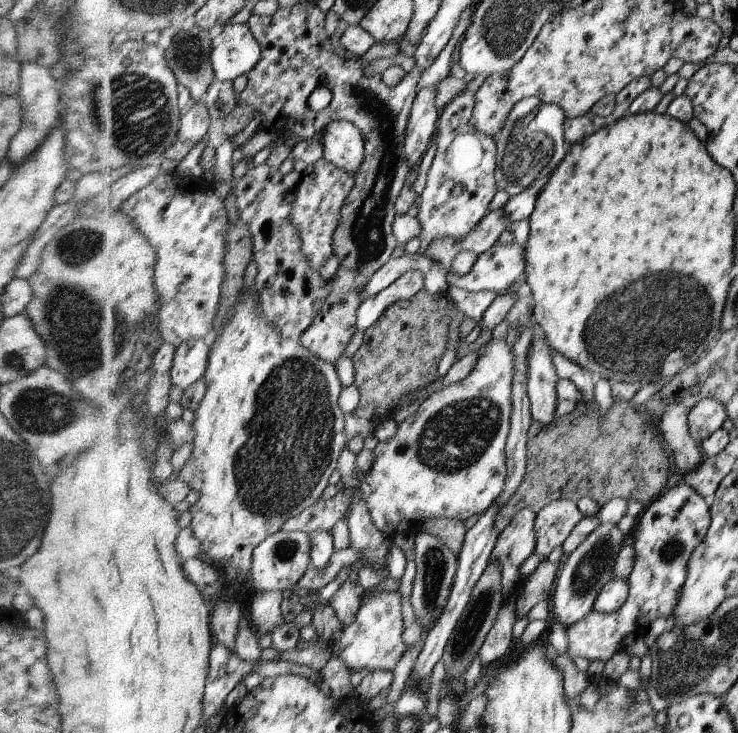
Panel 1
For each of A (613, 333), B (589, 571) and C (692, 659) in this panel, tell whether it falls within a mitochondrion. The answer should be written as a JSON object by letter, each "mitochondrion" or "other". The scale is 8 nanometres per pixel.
{"A":"mitochondrion","B":"mitochondrion","C":"mitochondrion"}

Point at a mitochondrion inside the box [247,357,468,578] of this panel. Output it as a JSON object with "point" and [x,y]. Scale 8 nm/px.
{"point":[284,551]}

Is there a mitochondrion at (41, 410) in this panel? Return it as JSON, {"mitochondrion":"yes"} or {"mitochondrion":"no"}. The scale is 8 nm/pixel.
{"mitochondrion":"yes"}

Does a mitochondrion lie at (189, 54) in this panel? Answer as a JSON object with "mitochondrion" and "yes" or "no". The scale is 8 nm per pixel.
{"mitochondrion":"yes"}

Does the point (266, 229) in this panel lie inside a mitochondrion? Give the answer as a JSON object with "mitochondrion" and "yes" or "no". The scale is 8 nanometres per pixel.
{"mitochondrion":"no"}

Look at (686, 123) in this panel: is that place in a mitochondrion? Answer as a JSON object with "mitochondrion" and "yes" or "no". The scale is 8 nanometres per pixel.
{"mitochondrion":"no"}

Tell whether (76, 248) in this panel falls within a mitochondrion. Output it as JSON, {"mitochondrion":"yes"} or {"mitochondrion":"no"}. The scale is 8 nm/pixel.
{"mitochondrion":"yes"}

